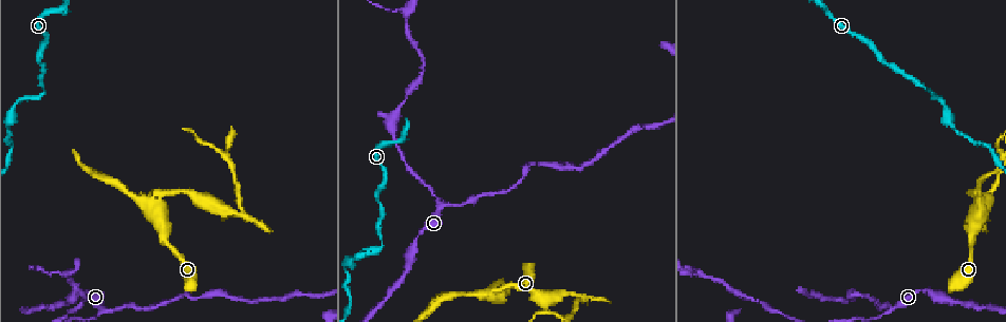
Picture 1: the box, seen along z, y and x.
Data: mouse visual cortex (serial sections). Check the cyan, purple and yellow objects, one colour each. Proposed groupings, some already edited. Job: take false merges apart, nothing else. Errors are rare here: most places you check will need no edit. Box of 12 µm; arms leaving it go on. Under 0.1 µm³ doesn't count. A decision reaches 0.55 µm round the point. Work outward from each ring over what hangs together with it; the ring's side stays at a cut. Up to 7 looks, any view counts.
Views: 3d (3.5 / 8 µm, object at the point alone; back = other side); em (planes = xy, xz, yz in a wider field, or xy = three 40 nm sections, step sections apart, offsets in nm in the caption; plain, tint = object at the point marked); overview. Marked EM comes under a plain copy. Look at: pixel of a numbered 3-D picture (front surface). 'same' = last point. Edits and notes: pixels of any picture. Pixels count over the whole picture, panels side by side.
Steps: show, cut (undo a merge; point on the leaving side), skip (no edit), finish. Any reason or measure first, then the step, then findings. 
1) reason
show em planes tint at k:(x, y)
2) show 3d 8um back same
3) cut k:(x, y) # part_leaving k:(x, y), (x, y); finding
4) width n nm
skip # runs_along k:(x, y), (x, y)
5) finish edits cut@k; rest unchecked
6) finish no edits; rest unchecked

sharp bend
show 3d 3.5um at 1:(42, 93)

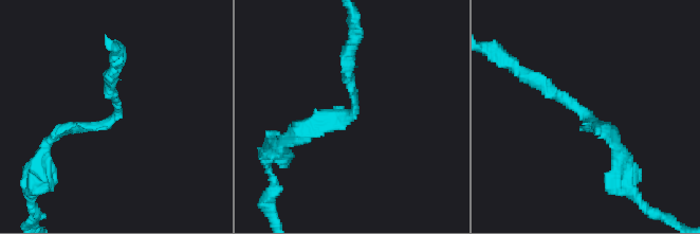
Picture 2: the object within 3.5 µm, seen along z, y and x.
arm_widths 200, 200 nm
show em xy step 3 tint at 2:(113, 115)

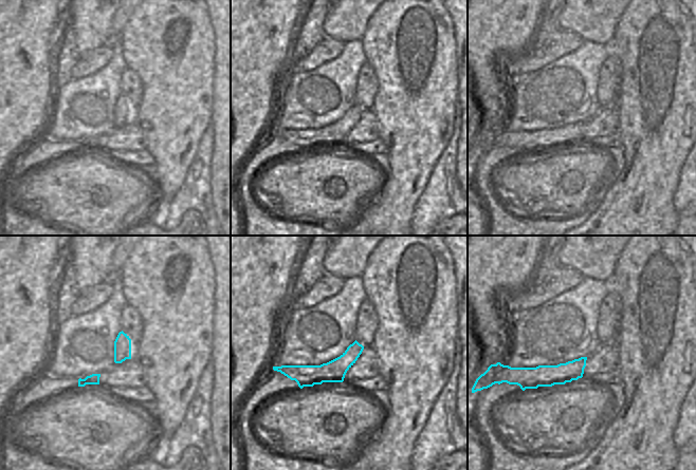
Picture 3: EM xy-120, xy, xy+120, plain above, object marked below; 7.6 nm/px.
width 170 nm
skip # runs_along 2:(529, 76), (603, 125), (610, 138); one cell here

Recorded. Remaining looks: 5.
three arms meet
show 3d 3.5um at 1:(979, 205)

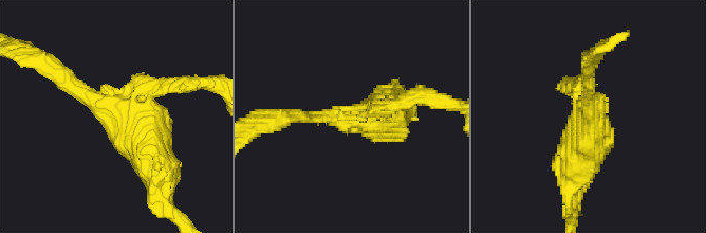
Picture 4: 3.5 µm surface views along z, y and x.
arms 3; arm_widths 200, 300, 300 nm
show em xy step 2 tint at 4:(364, 120)

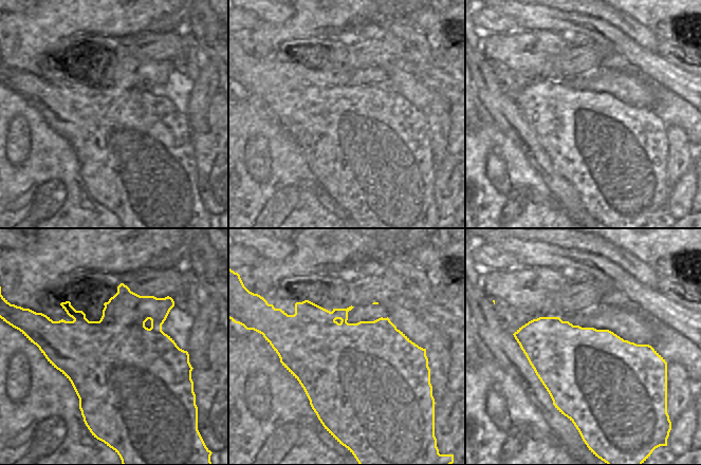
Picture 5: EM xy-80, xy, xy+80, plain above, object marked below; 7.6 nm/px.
skip # runs_along 4:(164, 192), (150, 94), (183, 85); all the same cell

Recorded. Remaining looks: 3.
sudden change in width
show 3d 3.5um at 1:(931, 290)

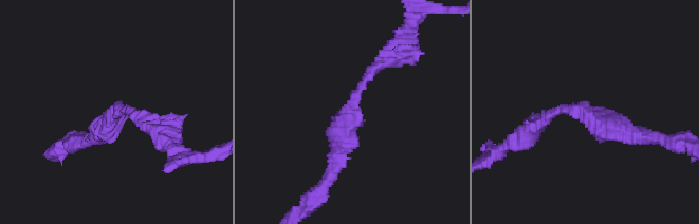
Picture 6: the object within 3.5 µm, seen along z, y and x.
arm_widths 150, 300 nm
show em xy step 3 tint at 6:(350, 109)

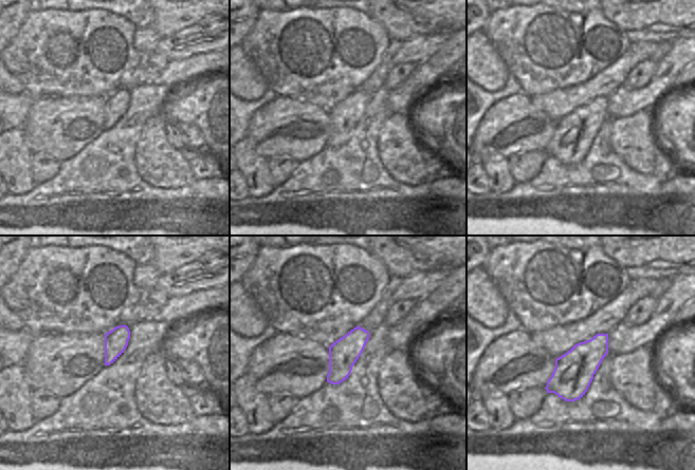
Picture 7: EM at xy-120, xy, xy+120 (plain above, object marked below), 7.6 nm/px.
skip # runs_along 6:(388, 58), (349, 107), (336, 167); all the same cell

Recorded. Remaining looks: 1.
finish no edits; rest unchecked

